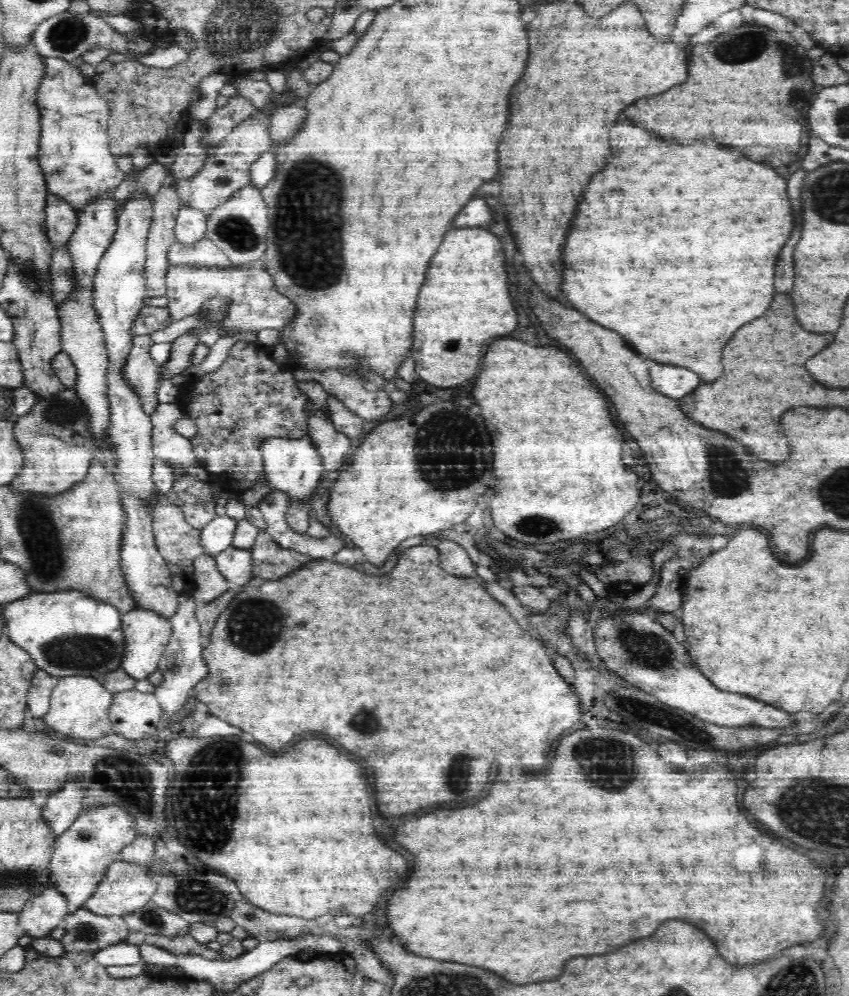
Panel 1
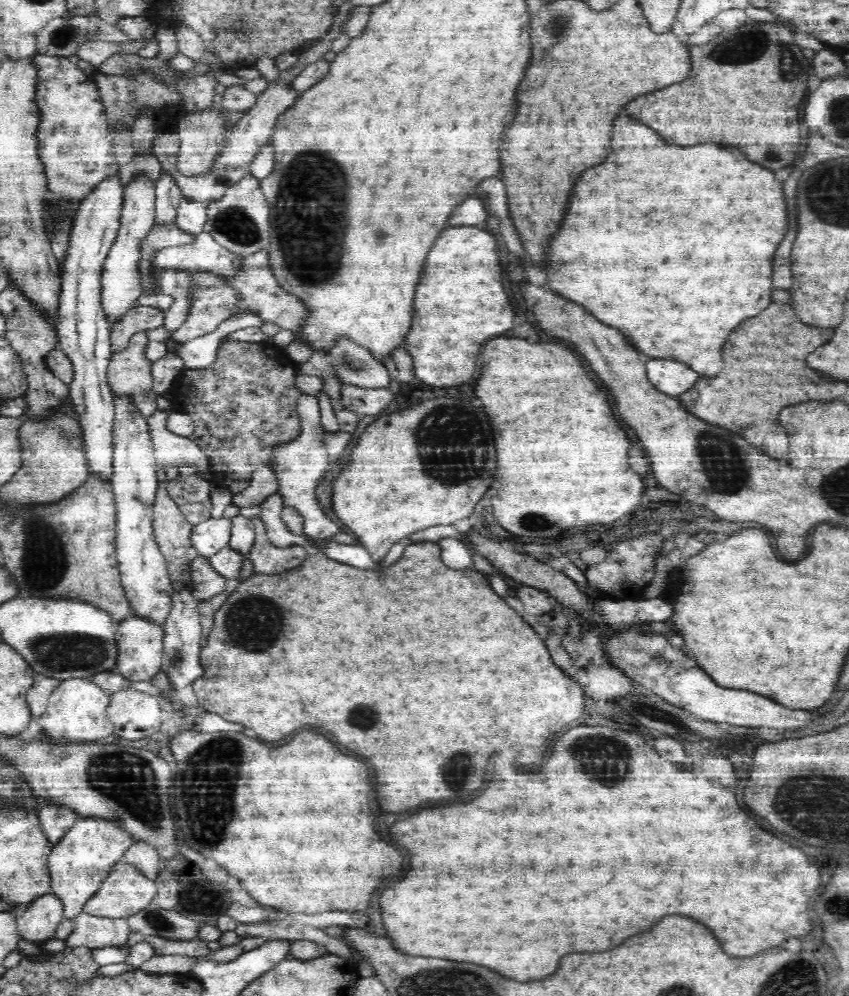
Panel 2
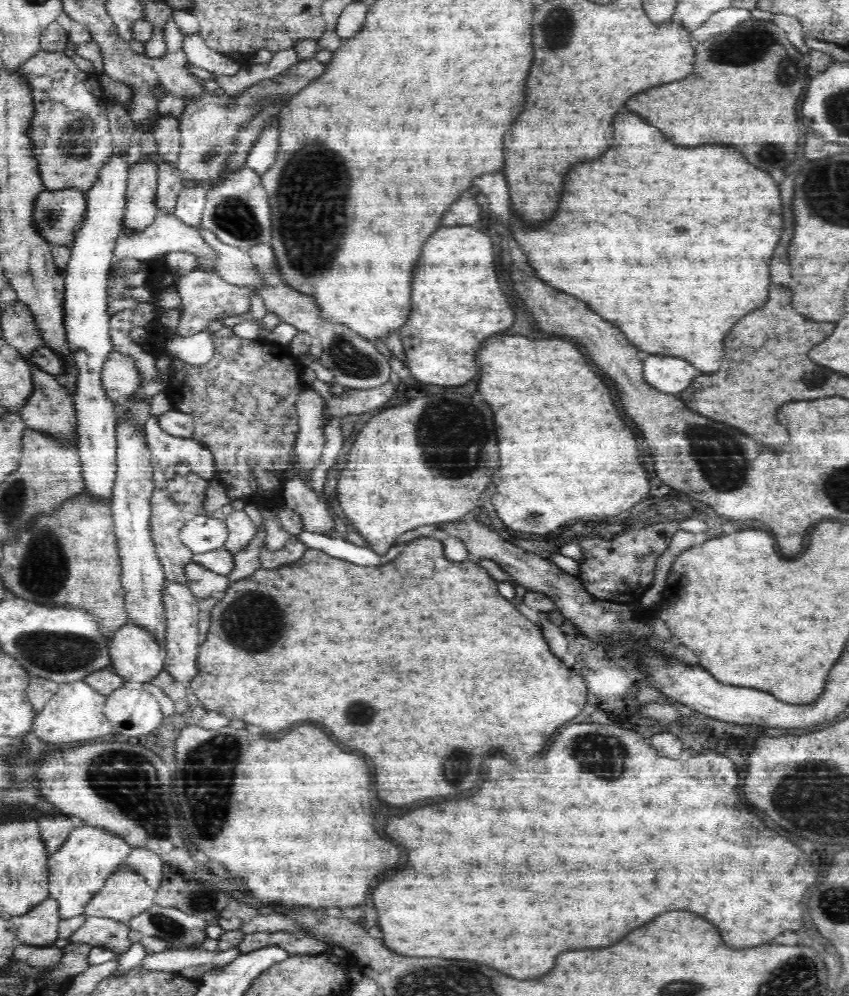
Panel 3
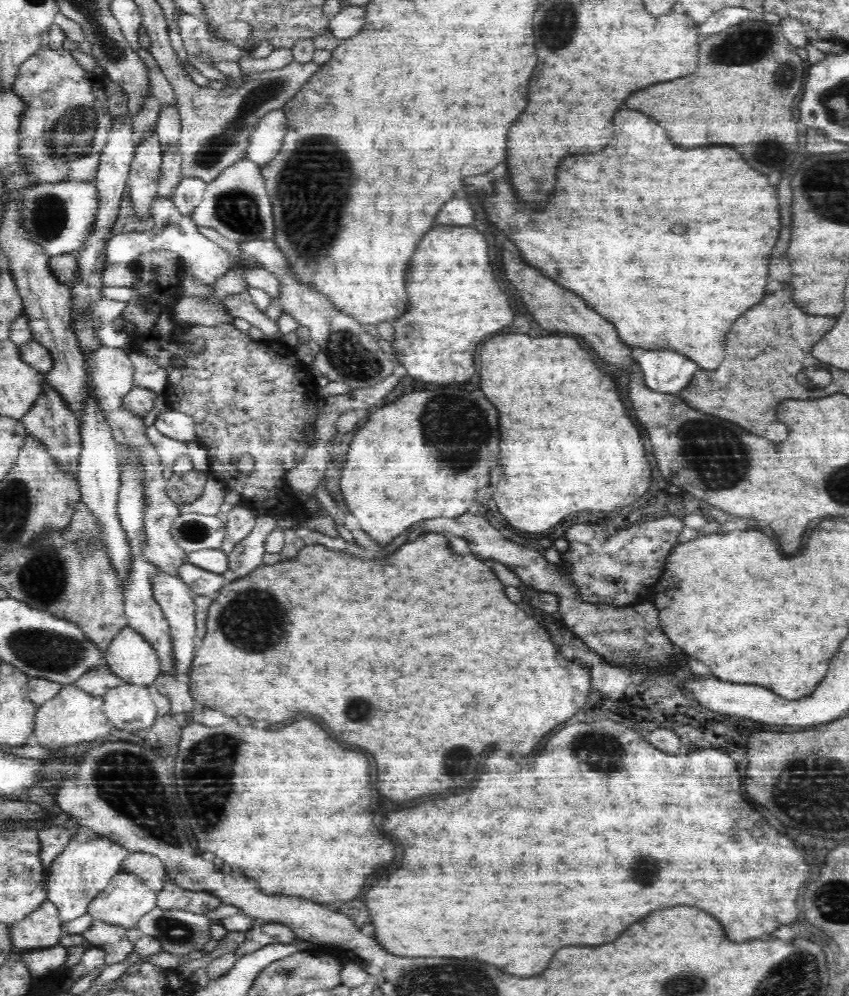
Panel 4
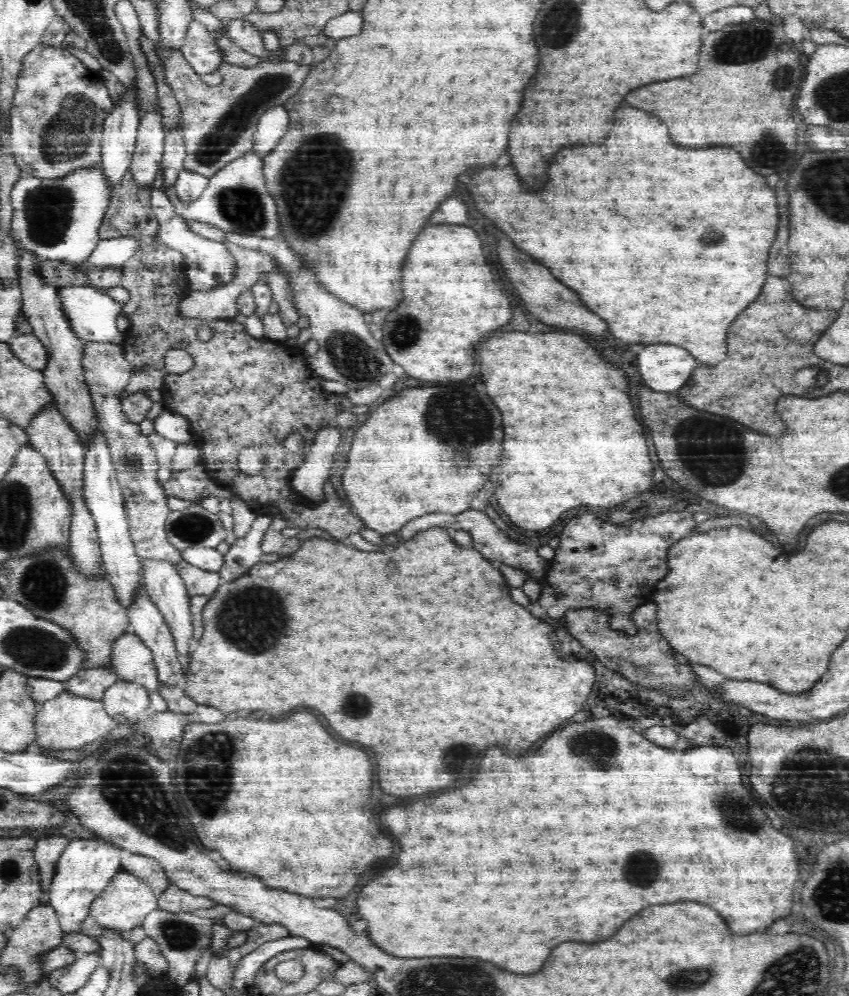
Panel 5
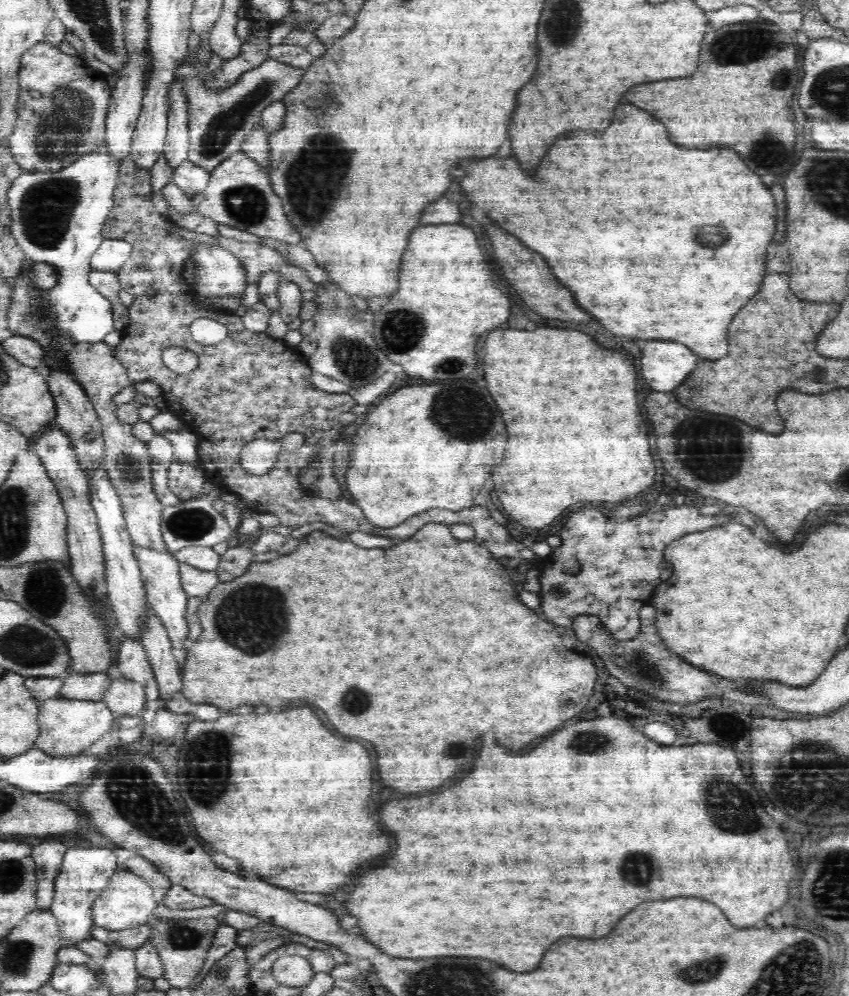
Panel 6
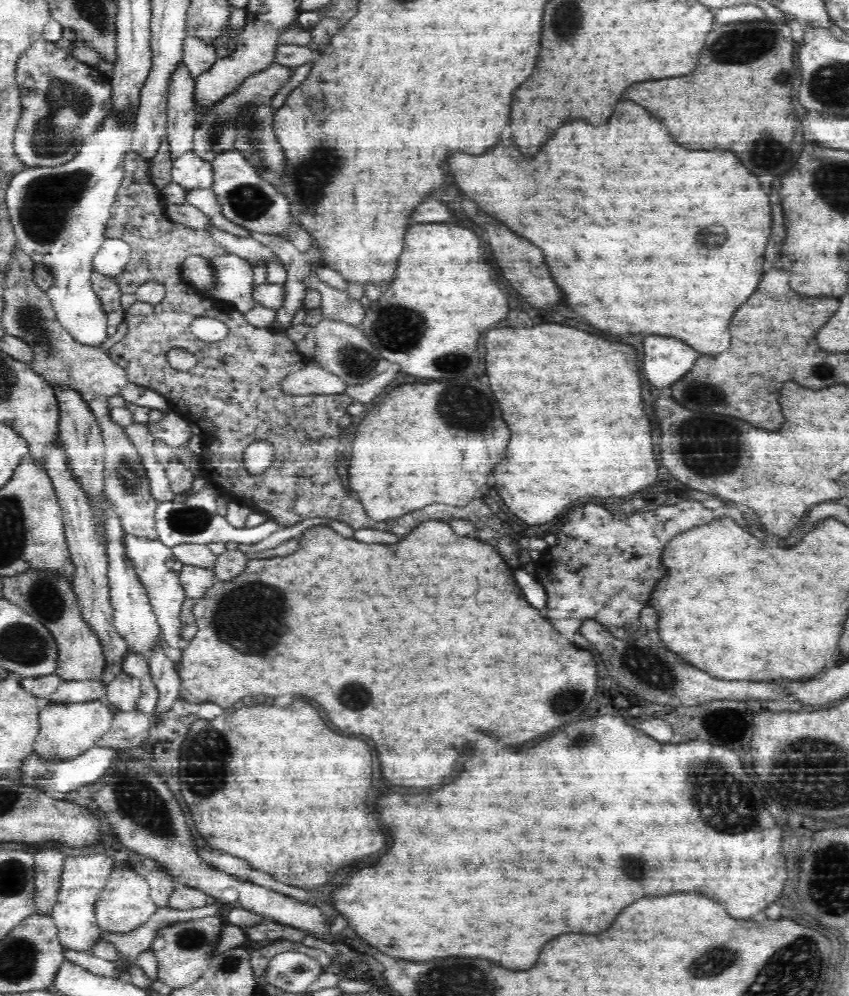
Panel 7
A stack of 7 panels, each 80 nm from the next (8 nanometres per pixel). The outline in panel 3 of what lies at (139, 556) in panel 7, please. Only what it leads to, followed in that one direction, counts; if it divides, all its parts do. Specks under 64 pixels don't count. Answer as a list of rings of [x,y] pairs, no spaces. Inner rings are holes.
[[[166,581],[161,586],[160,600],[164,605],[167,620],[167,650],[164,655],[165,670],[176,680],[190,683],[196,676],[196,656],[198,654],[198,598],[192,594],[184,585],[178,581]]]

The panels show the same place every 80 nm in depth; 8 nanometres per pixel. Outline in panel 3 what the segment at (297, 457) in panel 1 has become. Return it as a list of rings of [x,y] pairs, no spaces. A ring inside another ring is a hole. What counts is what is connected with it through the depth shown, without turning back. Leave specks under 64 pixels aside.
[[[312,388],[299,396],[299,459],[296,467],[316,467],[319,463],[325,443],[324,427],[320,423],[320,412],[324,406],[324,398]],[[300,477],[284,482],[283,486],[286,505],[302,517],[304,530],[326,534],[328,528],[334,529],[327,506]]]

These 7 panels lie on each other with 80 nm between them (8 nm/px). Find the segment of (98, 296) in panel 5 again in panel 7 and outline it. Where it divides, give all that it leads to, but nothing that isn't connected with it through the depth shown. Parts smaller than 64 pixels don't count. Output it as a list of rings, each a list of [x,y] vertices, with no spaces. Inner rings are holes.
[[[139,105],[123,109],[122,113],[116,113],[116,109],[112,108],[111,112],[104,116],[104,120],[96,125],[94,132],[84,136],[72,160],[64,164],[27,166],[8,180],[8,188],[5,190],[5,201],[18,246],[24,249],[36,264],[44,266],[50,273],[53,283],[46,292],[53,304],[58,322],[83,346],[101,348],[110,338],[106,333],[106,317],[91,287],[93,259],[106,240],[105,232],[110,210],[124,178],[123,164],[128,152],[133,150],[138,107]]]

